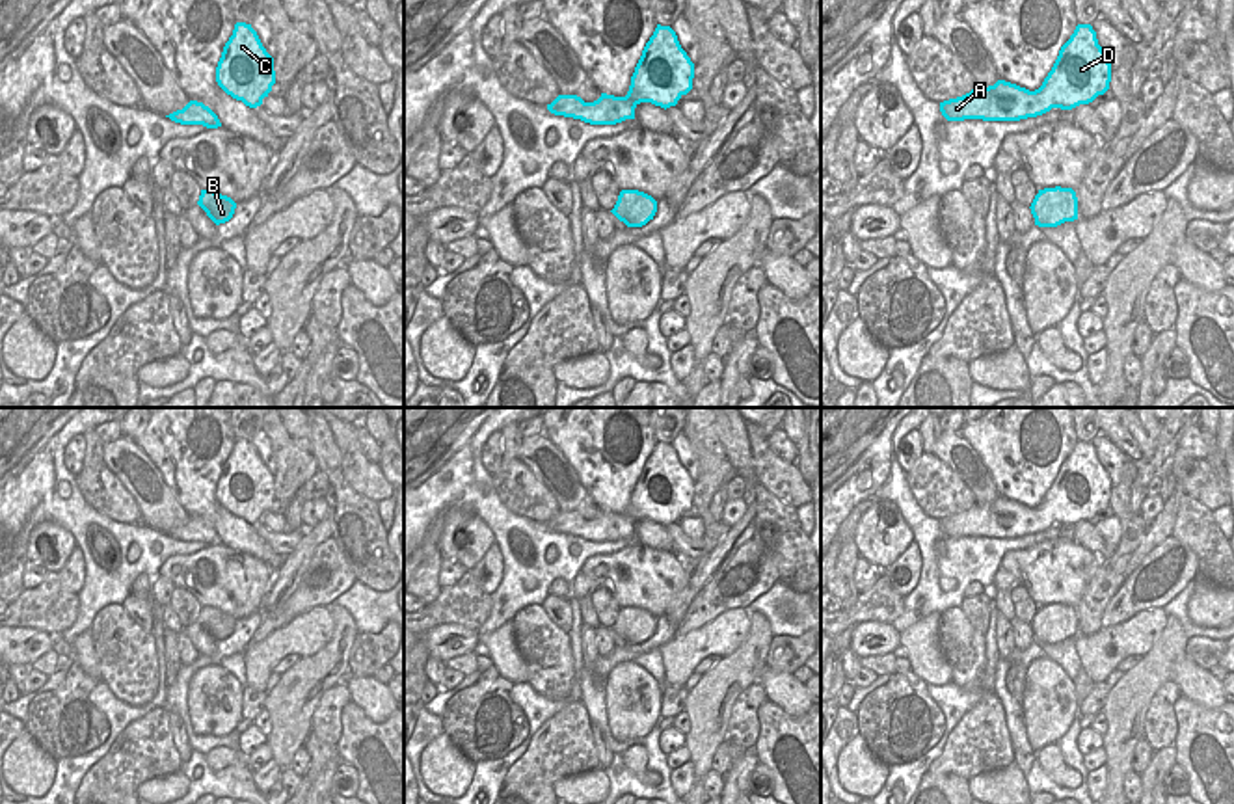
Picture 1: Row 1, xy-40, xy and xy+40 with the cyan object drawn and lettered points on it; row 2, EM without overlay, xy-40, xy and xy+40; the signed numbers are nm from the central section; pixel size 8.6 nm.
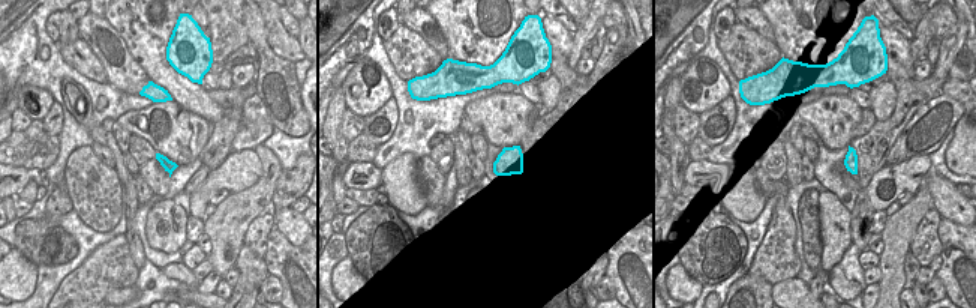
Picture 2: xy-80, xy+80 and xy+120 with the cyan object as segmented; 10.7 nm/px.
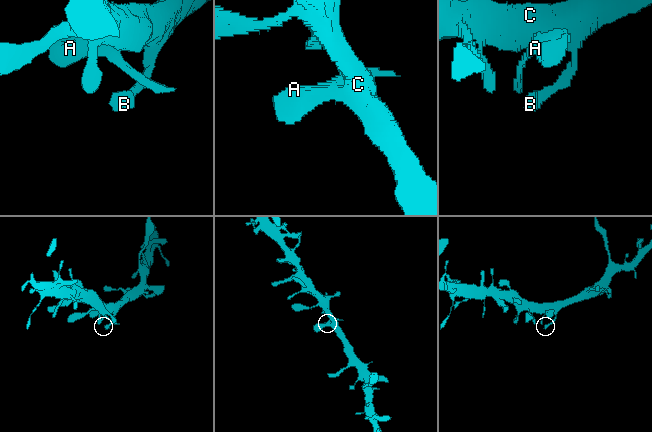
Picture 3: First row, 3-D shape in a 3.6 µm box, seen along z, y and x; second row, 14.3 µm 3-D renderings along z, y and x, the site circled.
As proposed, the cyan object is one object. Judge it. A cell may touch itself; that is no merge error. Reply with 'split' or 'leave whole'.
leave whole

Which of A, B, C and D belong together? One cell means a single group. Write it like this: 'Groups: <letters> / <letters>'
Groups: A B C D.

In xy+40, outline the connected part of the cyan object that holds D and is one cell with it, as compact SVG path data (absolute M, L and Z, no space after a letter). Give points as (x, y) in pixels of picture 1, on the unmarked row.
M1078 441L1070 456L1035 508L998 497L988 504L973 504L970 510L940 519L947 538L1020 538L1037 534L1052 525L1072 527L1093 519L1109 506L1111 480L1096 456L1091 441Z

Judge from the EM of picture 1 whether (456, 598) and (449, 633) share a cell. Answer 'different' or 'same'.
different

